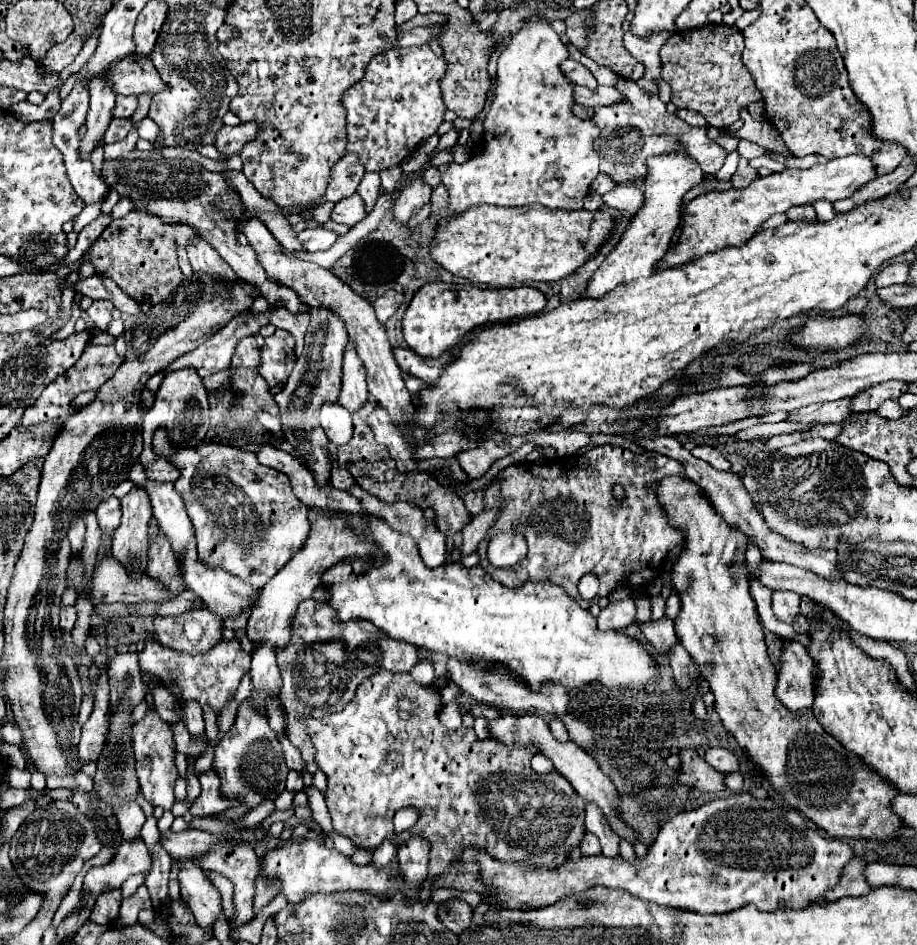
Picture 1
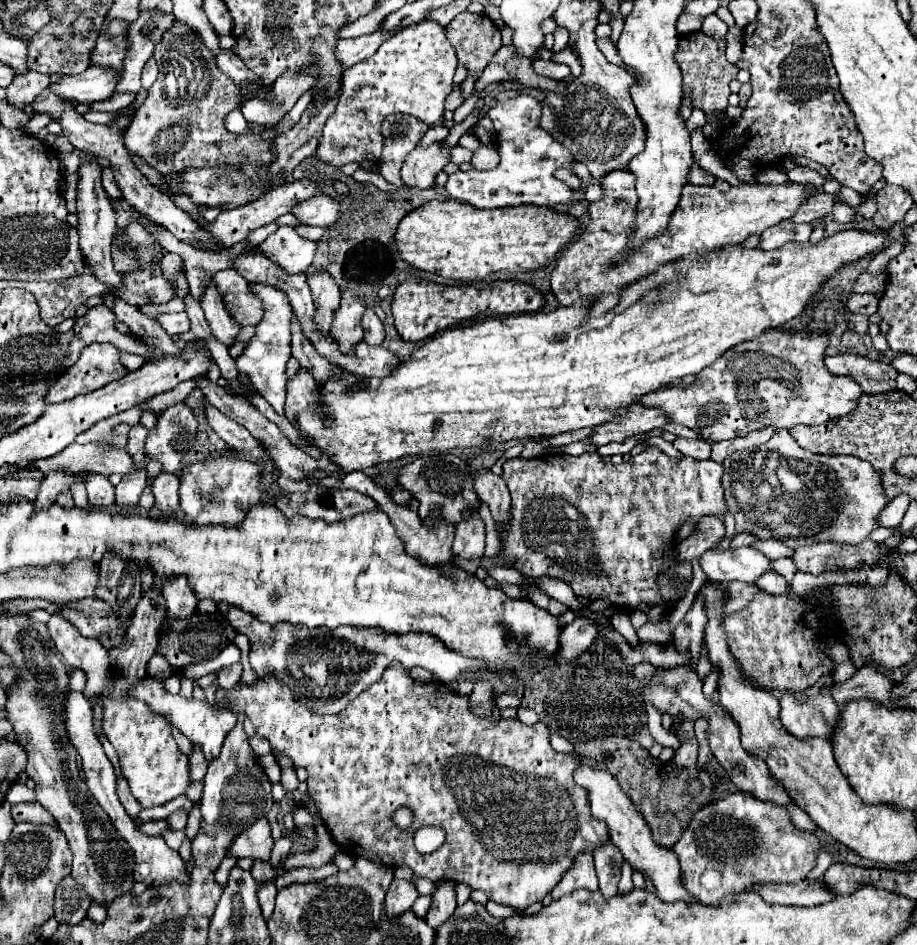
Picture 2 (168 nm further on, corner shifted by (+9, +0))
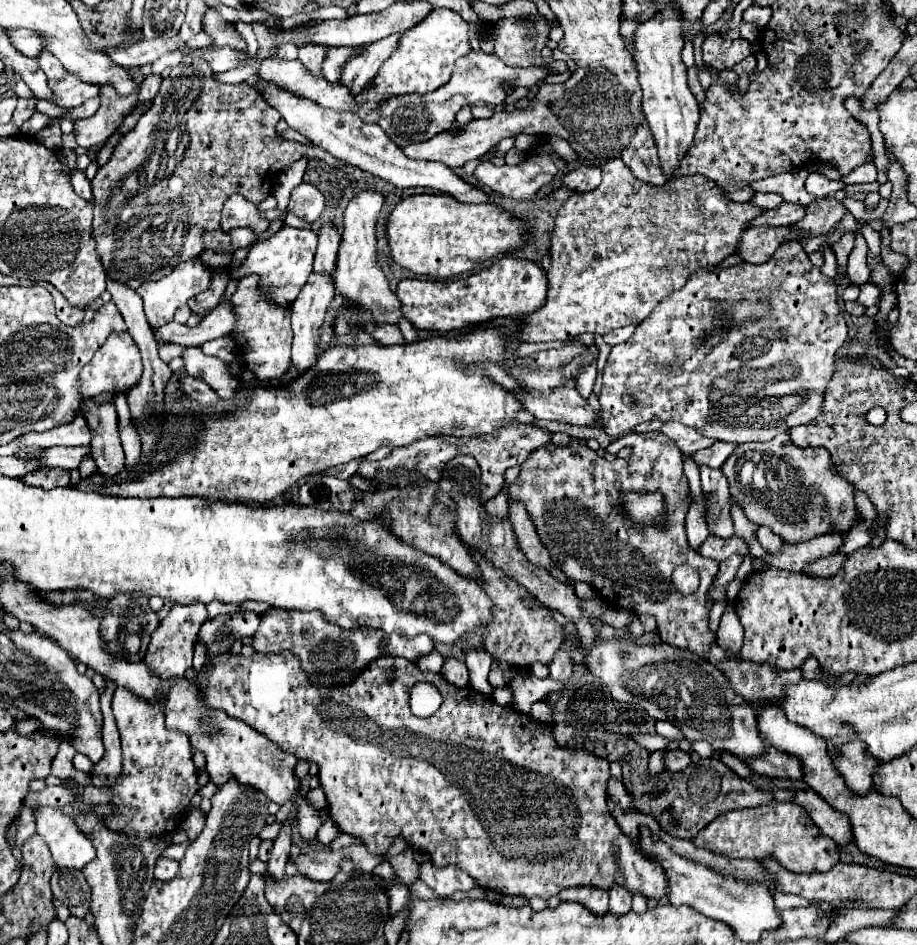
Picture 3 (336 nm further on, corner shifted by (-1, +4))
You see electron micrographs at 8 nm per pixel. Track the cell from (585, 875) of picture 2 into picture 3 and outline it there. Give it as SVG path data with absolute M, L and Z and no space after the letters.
M572 887L564 889L560 895L560 901L576 901L590 909L590 913L604 915L608 913L608 893L596 887Z

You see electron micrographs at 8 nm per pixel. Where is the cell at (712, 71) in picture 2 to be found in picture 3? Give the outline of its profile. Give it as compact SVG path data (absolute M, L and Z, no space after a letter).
M706 35L702 43L702 53L704 53L704 63L710 67L716 67L718 71L722 69L732 69L738 61L748 57L752 53L752 43L746 39L736 39L736 41L726 41L720 35Z

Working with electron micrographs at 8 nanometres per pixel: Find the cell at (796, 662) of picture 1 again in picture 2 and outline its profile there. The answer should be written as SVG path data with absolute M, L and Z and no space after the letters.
M824 675L814 683L814 687L802 691L804 699L796 699L796 695L780 697L780 719L786 731L800 739L812 735L828 739L840 711L832 699L832 687L832 677Z

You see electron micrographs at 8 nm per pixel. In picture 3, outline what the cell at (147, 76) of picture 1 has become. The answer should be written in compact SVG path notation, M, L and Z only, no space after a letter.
M68 75L68 77L60 79L60 81L48 79L48 87L52 89L52 103L56 103L60 107L66 107L66 109L78 107L86 99L98 95L98 87L96 85L84 83L78 77L74 77L74 75Z

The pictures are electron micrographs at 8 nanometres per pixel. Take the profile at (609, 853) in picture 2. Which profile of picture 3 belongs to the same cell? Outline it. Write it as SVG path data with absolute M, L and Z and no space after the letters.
M614 885L610 889L610 911L614 915L630 913L632 911L632 895L630 895L630 891L626 891L624 887Z

